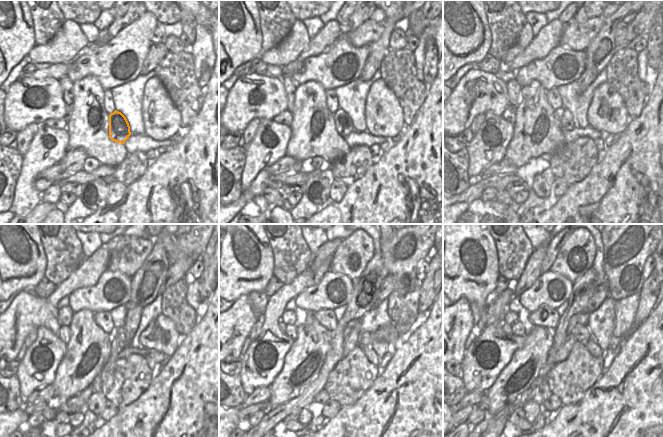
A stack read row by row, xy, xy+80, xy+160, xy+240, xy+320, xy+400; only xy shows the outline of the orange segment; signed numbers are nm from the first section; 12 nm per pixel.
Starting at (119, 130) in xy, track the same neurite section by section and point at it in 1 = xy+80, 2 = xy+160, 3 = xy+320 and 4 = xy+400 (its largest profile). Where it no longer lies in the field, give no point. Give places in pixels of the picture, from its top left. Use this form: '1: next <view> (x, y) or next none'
1: next xy+80 (342, 122)
2: next xy+160 (566, 118)
3: next xy+320 (352, 323)
4: next xy+400 (573, 320)

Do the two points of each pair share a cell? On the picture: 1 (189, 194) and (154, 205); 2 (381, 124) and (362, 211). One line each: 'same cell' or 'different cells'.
1: same cell
2: different cells

